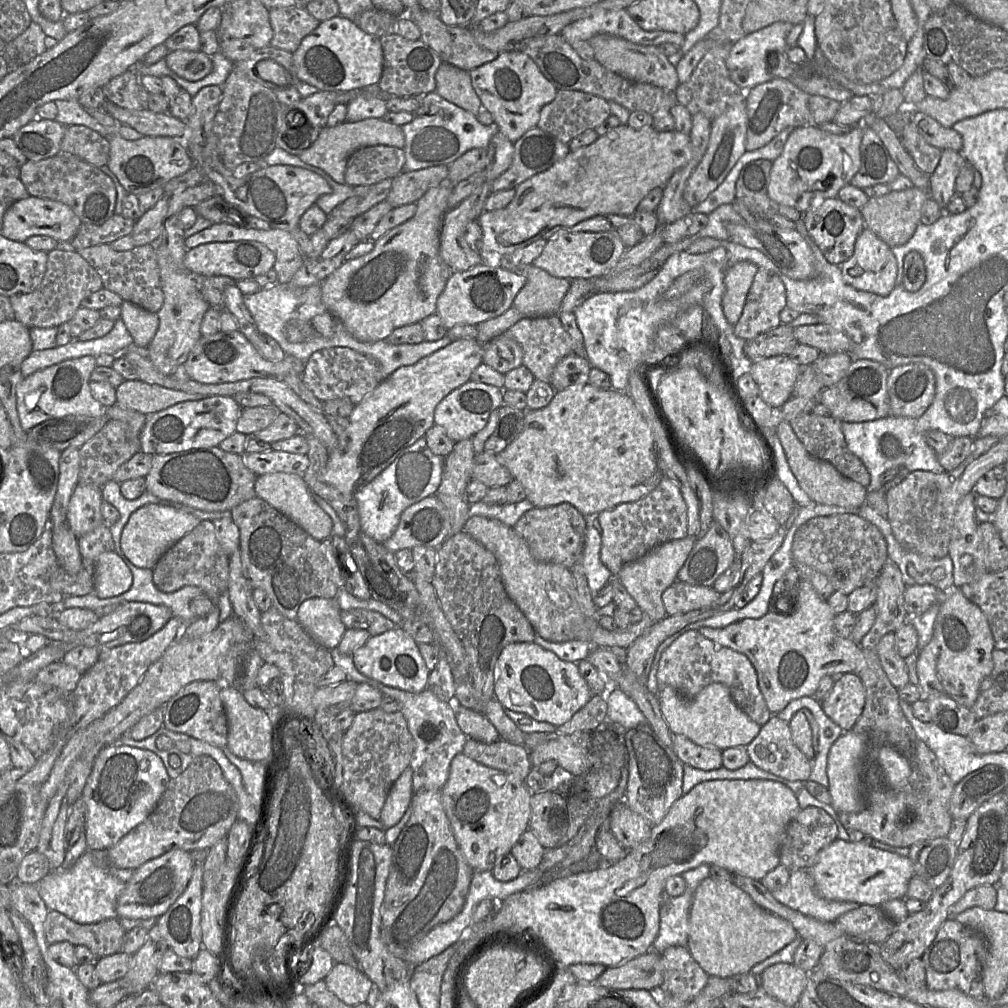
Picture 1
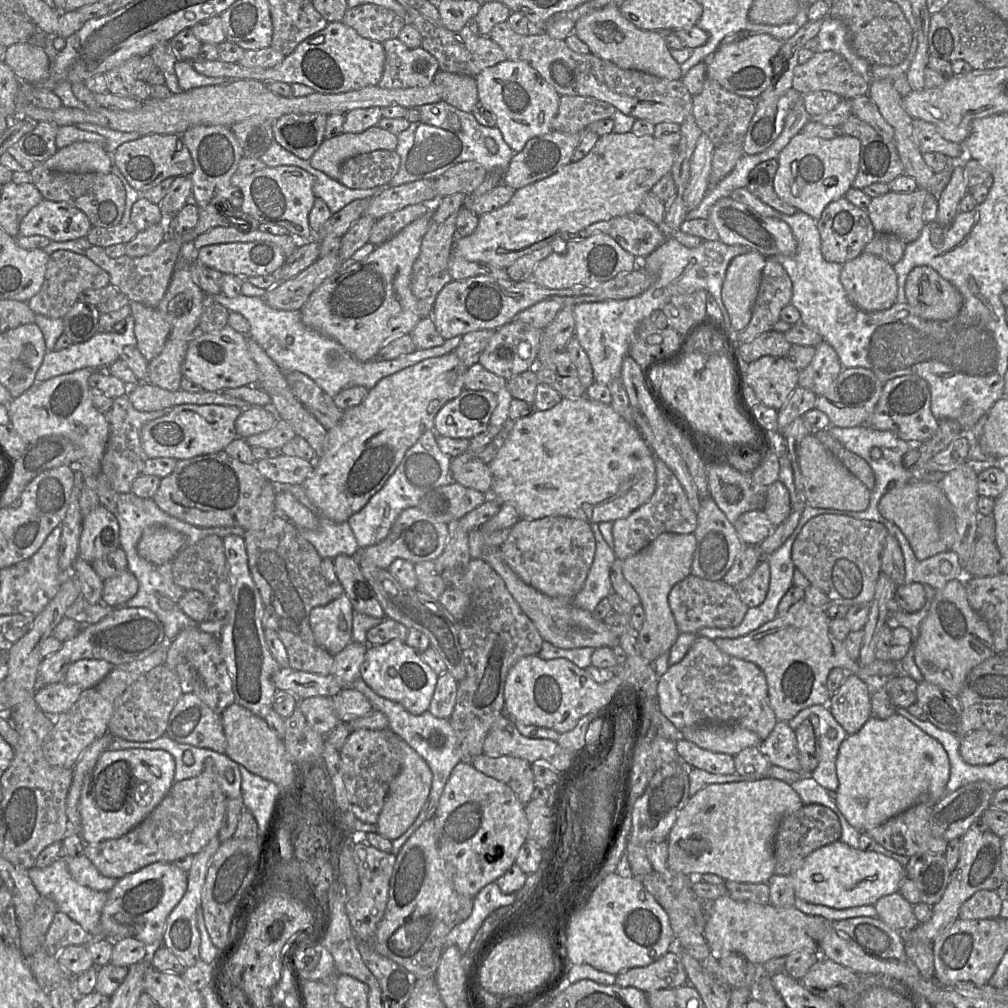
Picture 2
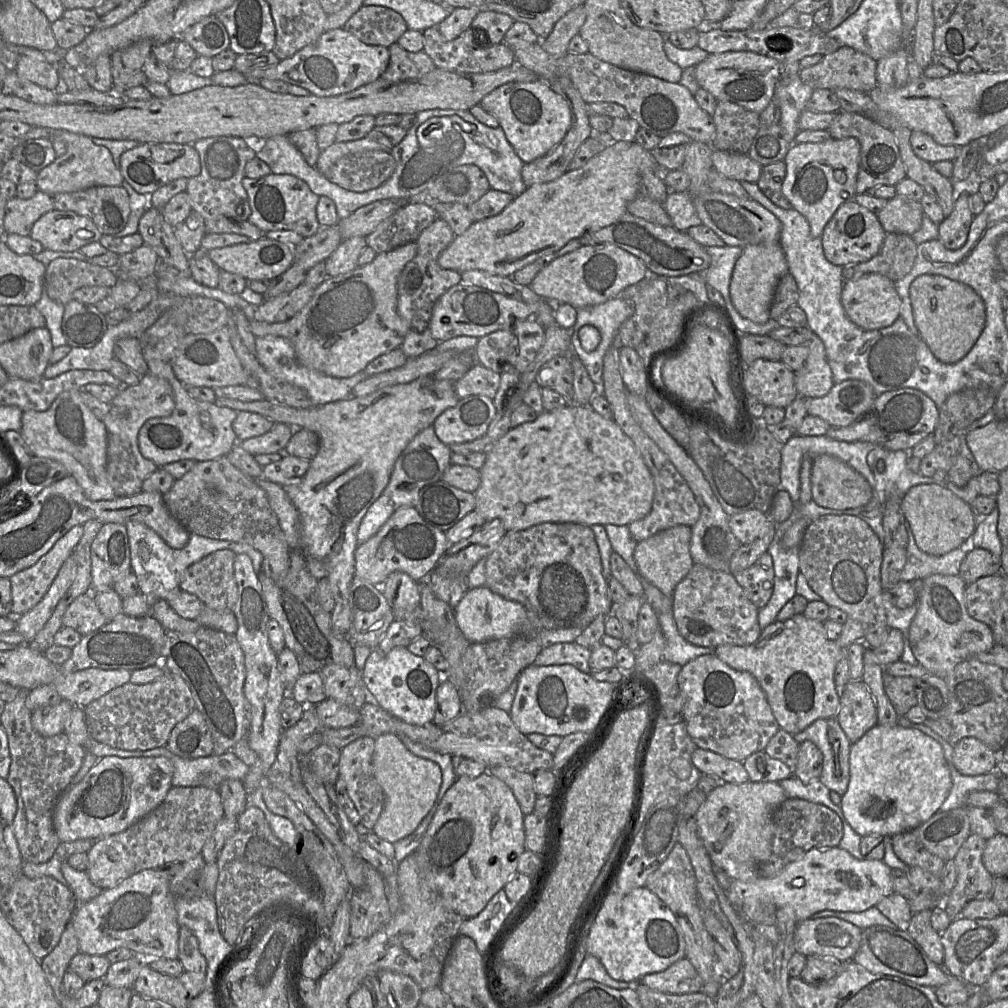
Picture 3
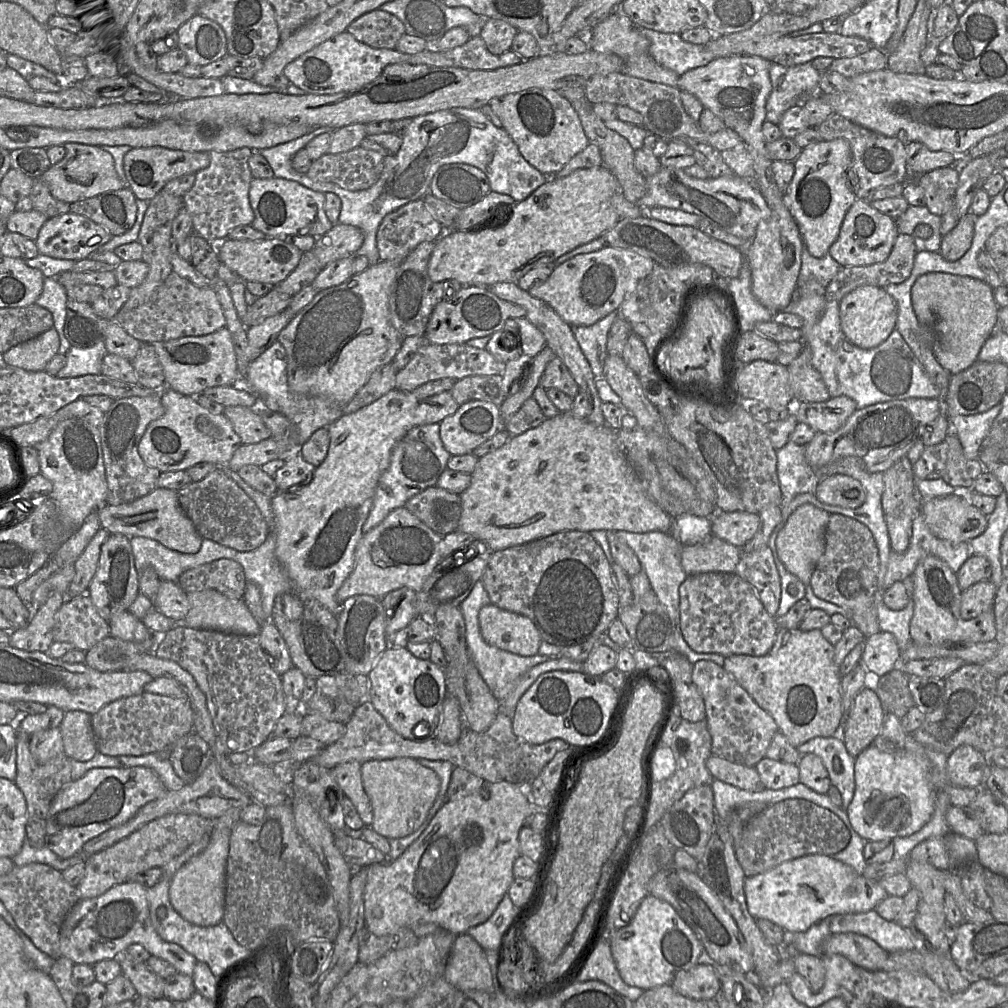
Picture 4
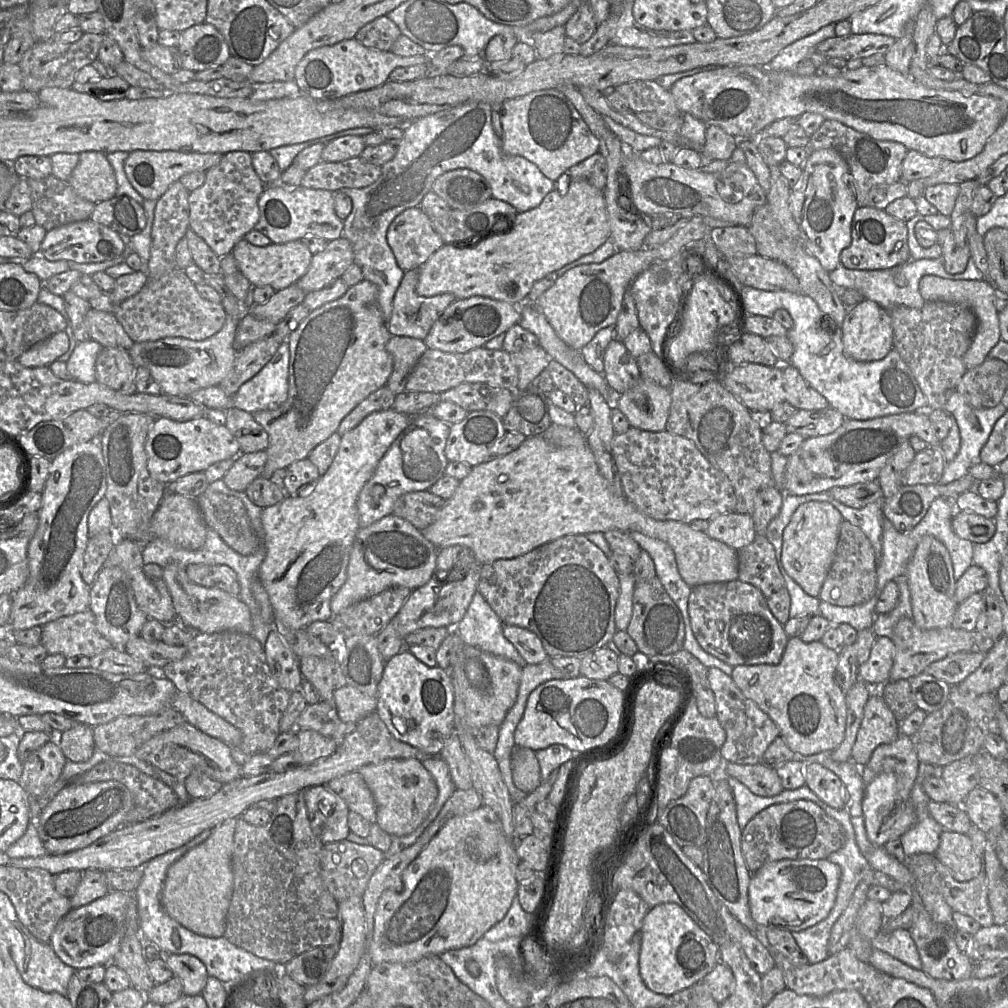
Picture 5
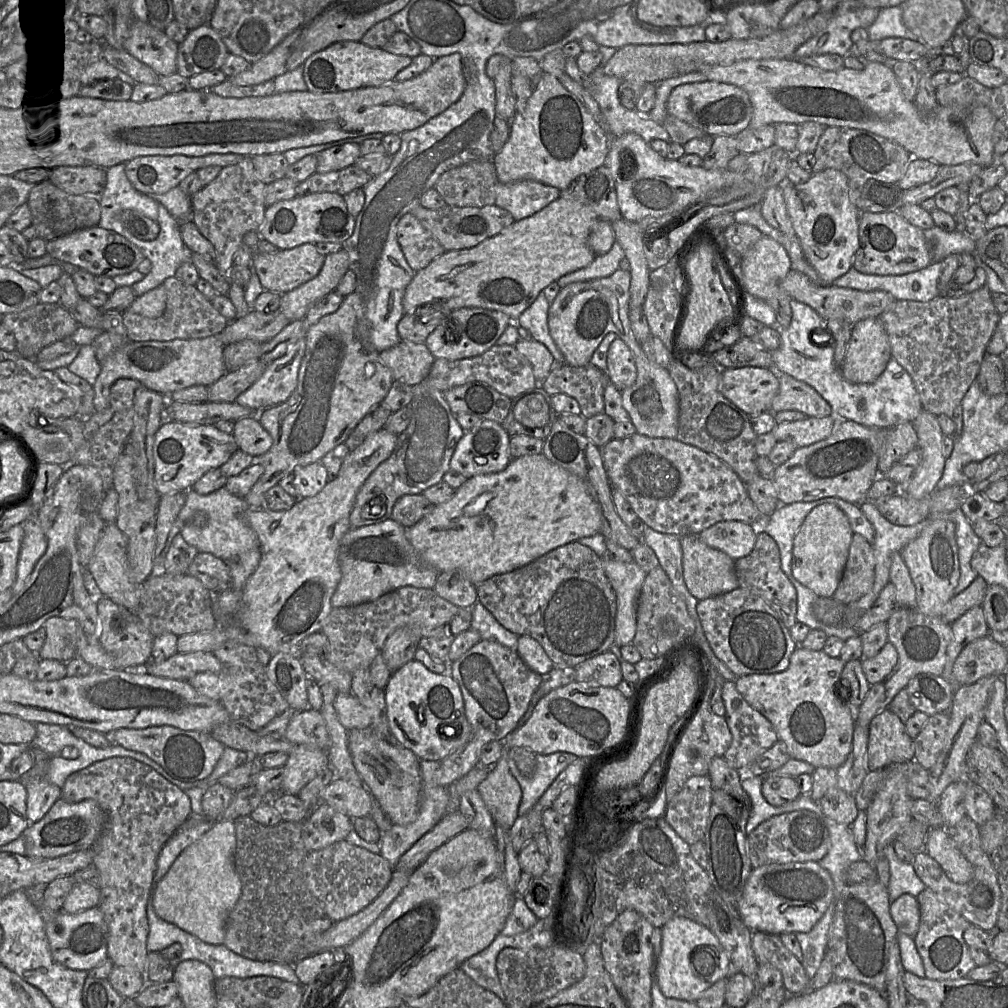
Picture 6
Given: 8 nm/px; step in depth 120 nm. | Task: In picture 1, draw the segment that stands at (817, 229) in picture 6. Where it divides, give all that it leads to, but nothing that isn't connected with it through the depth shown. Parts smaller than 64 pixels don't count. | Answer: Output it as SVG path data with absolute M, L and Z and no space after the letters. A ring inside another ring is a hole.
M863 123L857 124L844 135L831 134L821 130L817 125L796 128L790 134L782 154L773 161L768 186L769 197L778 204L797 209L802 214L807 212L811 206L818 205L826 199L838 197L839 191L850 184L851 179L860 169L860 144L864 126Z

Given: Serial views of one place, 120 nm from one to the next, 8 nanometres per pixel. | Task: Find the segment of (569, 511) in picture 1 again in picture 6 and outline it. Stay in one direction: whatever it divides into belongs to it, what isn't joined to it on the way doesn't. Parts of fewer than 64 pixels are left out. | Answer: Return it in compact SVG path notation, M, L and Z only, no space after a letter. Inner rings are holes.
M578 541L557 547L521 568L504 574L494 575L476 586L476 591L478 601L492 613L502 626L518 636L530 636L537 640L555 666L576 667L585 660L608 651L615 642L616 593L604 571L602 558L592 549L582 545Z

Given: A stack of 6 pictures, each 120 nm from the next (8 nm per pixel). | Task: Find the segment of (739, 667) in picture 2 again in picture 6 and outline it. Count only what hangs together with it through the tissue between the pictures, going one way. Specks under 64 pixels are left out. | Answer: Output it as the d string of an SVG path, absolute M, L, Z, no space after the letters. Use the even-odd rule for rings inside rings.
M726 680L722 686L721 696L726 709L725 720L732 734L731 744L723 758L736 770L745 771L758 756L773 746L778 736L772 723L739 693L735 682Z

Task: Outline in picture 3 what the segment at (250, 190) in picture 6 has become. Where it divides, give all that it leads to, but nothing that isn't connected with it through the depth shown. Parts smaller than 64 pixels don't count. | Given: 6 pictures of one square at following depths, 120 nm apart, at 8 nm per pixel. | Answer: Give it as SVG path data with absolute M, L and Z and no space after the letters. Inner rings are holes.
M215 136L193 143L200 156L201 172L188 179L186 191L192 209L199 212L204 220L221 216L240 221L249 219L251 207L242 180L245 177L246 163L256 157L255 142L257 141L249 141L241 137Z

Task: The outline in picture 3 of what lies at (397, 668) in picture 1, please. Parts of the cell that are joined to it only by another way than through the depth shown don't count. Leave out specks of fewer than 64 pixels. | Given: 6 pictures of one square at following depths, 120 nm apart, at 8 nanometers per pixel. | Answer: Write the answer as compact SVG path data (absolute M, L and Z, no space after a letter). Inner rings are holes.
M396 646L388 653L371 650L361 677L367 693L381 708L408 724L422 726L433 721L437 688L446 675L440 674L424 657L414 655L406 647Z

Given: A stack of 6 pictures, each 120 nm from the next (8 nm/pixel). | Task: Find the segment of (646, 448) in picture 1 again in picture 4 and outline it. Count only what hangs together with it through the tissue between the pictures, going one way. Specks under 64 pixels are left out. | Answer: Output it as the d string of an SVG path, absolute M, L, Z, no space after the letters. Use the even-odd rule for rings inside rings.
M560 413L553 418L546 419L536 428L527 430L517 436L511 436L502 447L479 458L471 474L470 485L460 494L460 497L462 513L457 530L471 534L475 539L484 541L492 552L525 544L562 531L582 531L588 533L592 530L628 531L635 533L659 531L669 533L674 520L644 490L639 477L629 463L618 441L617 431L611 429L607 424L605 426L596 426L586 419L575 417L571 413Z

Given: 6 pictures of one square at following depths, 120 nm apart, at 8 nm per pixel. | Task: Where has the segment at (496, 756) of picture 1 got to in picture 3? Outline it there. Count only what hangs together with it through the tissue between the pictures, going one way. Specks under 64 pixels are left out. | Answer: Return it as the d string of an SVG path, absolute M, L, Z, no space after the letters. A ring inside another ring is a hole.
M507 766L487 767L486 774L495 776L511 789L524 816L534 812L537 795L534 789L533 774Z

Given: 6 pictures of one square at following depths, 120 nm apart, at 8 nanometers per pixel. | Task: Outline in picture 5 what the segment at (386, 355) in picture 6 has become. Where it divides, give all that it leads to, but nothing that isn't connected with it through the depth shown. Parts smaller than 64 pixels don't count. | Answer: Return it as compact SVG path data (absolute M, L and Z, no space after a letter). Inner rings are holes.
M391 336L386 350L393 358L393 368L409 374L427 350L425 342L407 336Z

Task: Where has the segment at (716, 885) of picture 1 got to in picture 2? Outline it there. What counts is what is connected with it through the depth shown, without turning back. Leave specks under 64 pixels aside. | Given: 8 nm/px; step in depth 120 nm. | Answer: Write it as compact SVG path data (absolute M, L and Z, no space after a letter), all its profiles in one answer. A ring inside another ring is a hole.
M727 894L710 903L703 936L717 960L735 952L749 963L762 965L775 957L787 957L799 950L819 952L820 942L830 926L831 922L826 918L804 914L795 907L778 908L770 903L738 902Z

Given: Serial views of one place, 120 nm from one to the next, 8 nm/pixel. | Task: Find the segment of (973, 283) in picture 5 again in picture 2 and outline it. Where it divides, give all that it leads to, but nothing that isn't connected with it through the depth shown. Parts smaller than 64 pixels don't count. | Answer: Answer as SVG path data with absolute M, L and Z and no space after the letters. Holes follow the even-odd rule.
M916 266L911 270L905 295L913 311L929 321L953 319L963 305L959 290L929 266Z

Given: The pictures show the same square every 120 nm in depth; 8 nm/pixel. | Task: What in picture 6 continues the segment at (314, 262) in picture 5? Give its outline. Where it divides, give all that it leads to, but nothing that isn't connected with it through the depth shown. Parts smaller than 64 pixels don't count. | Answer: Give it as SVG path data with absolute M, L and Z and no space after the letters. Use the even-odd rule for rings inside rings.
M342 250L325 256L319 274L308 282L281 294L279 310L289 322L303 320L309 309L328 293L334 291L349 269L349 256Z

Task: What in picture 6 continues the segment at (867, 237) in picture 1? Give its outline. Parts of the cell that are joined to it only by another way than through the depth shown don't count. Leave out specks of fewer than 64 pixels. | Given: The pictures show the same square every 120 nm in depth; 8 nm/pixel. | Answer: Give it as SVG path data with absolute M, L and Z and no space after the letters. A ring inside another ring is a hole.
M867 318L852 326L841 372L851 383L873 383L891 357L889 338L880 320Z

